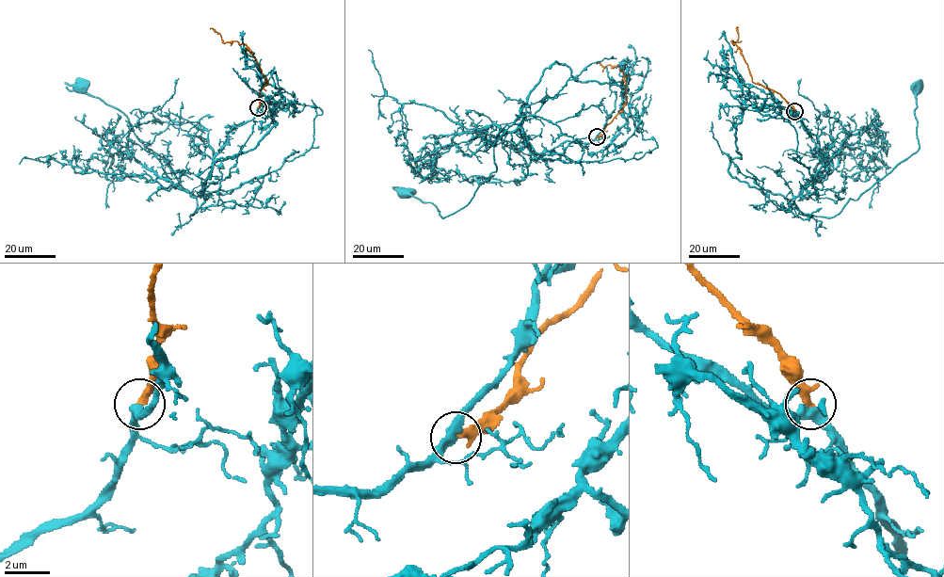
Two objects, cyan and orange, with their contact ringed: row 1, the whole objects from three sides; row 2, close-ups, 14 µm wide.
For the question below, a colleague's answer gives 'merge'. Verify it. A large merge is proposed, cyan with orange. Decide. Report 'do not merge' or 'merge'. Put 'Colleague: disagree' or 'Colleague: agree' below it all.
merge
Colleague: agree

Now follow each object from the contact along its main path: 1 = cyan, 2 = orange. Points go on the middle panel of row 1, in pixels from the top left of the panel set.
1: (597, 136), (536, 154), (514, 123), (493, 147), (496, 170), (462, 208), (441, 217), (405, 192)
2: (597, 136), (622, 109), (627, 98), (624, 74), (618, 67), (607, 65), (604, 68), (597, 64)

